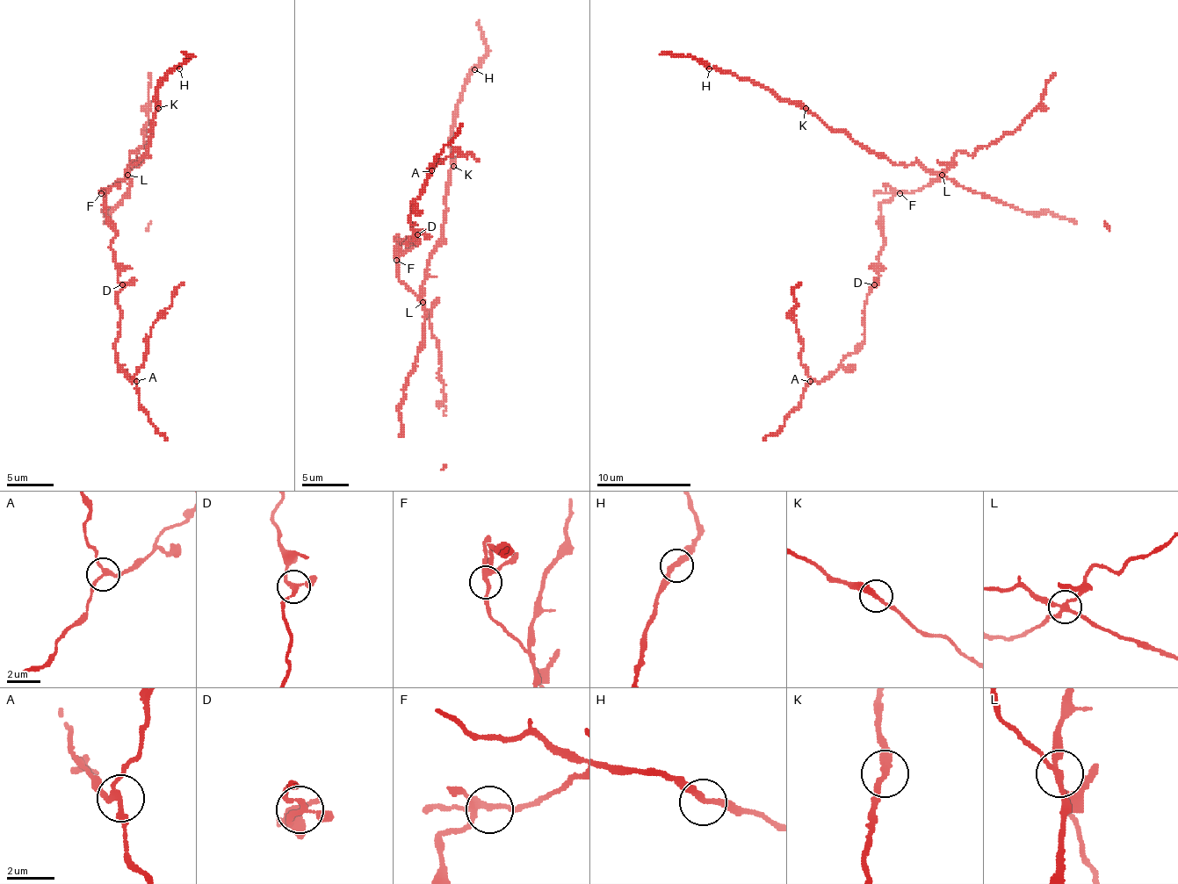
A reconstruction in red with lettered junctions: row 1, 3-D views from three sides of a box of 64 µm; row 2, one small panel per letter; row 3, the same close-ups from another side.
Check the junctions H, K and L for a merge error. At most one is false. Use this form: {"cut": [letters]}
{"cut": ["L"]}

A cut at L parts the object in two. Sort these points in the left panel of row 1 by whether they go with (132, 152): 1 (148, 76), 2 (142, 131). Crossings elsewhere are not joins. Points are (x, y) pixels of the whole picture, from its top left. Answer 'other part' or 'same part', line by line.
1: same part
2: same part

